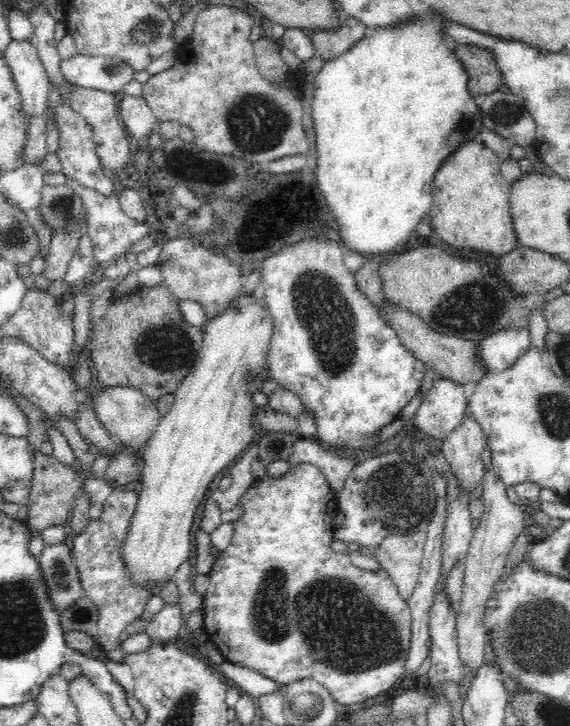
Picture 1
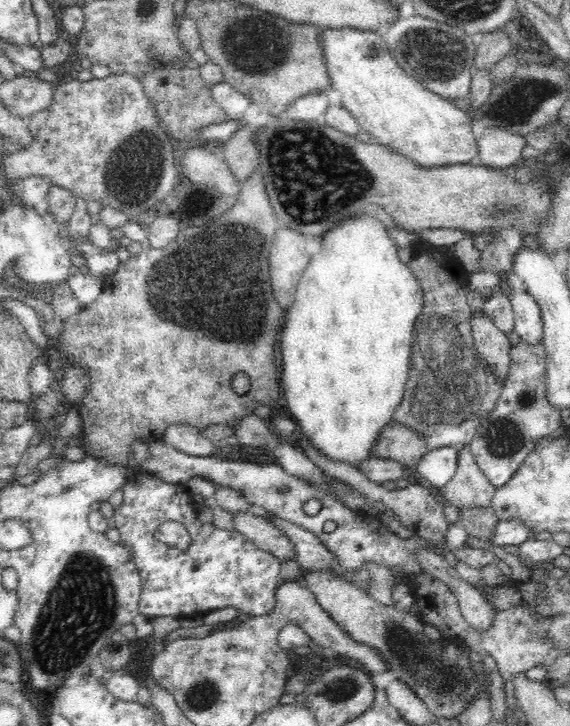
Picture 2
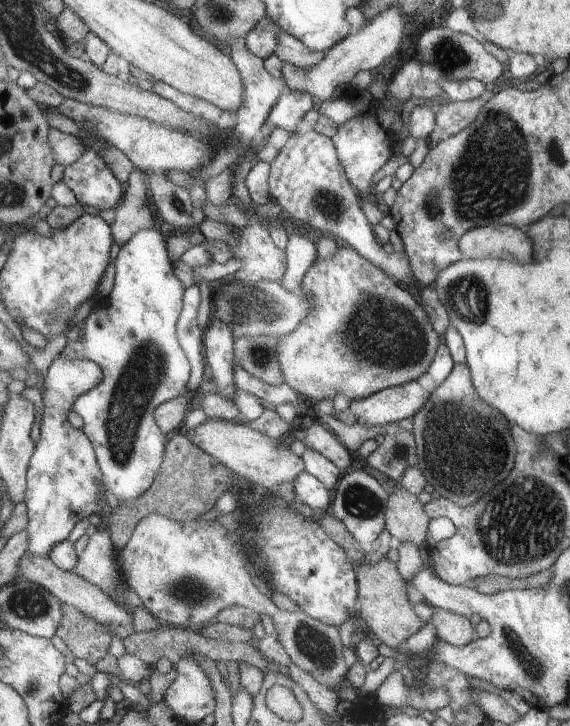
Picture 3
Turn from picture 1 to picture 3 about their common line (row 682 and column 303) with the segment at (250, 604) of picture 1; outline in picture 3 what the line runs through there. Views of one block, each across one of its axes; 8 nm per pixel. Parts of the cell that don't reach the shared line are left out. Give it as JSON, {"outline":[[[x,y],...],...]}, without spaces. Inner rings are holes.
{"outline":[[[343,244],[339,246],[333,258],[323,260],[318,257],[312,265],[312,268],[304,275],[300,291],[304,291],[311,296],[313,300],[313,310],[308,314],[306,319],[301,320],[296,330],[283,337],[279,337],[277,344],[277,357],[285,376],[285,382],[296,392],[300,392],[300,394],[304,394],[304,396],[308,396],[308,398],[312,398],[312,400],[319,401],[324,398],[333,400],[336,394],[342,393],[350,398],[350,402],[352,402],[354,399],[370,396],[388,387],[405,385],[406,382],[416,381],[416,378],[428,371],[428,368],[430,368],[434,360],[436,360],[437,352],[442,344],[443,338],[434,330],[422,303],[418,302],[410,292],[406,291],[406,288],[398,286],[395,280],[388,276],[380,267],[372,264],[366,257],[363,257],[357,249]]]}

